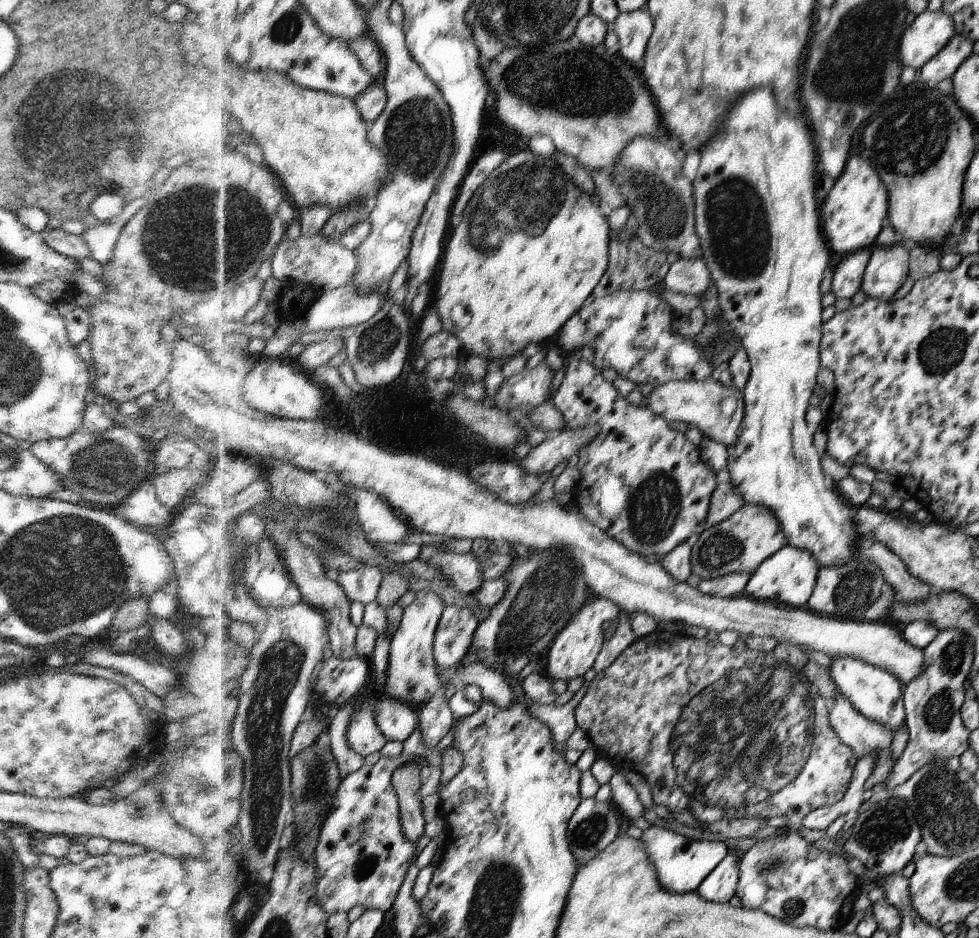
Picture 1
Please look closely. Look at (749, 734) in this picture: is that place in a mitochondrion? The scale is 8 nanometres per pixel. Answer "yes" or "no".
yes

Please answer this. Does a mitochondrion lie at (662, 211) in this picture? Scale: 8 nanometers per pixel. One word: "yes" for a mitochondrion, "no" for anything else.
yes

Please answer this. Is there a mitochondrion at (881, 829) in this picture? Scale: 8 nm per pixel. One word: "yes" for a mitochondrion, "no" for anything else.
yes

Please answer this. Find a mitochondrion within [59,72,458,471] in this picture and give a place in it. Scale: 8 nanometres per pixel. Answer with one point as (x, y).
(238, 228)

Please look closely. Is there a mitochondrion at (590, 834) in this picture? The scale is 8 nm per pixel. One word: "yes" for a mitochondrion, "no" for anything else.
yes

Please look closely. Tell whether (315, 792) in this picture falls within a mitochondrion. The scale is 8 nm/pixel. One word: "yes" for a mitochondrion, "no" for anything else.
yes

